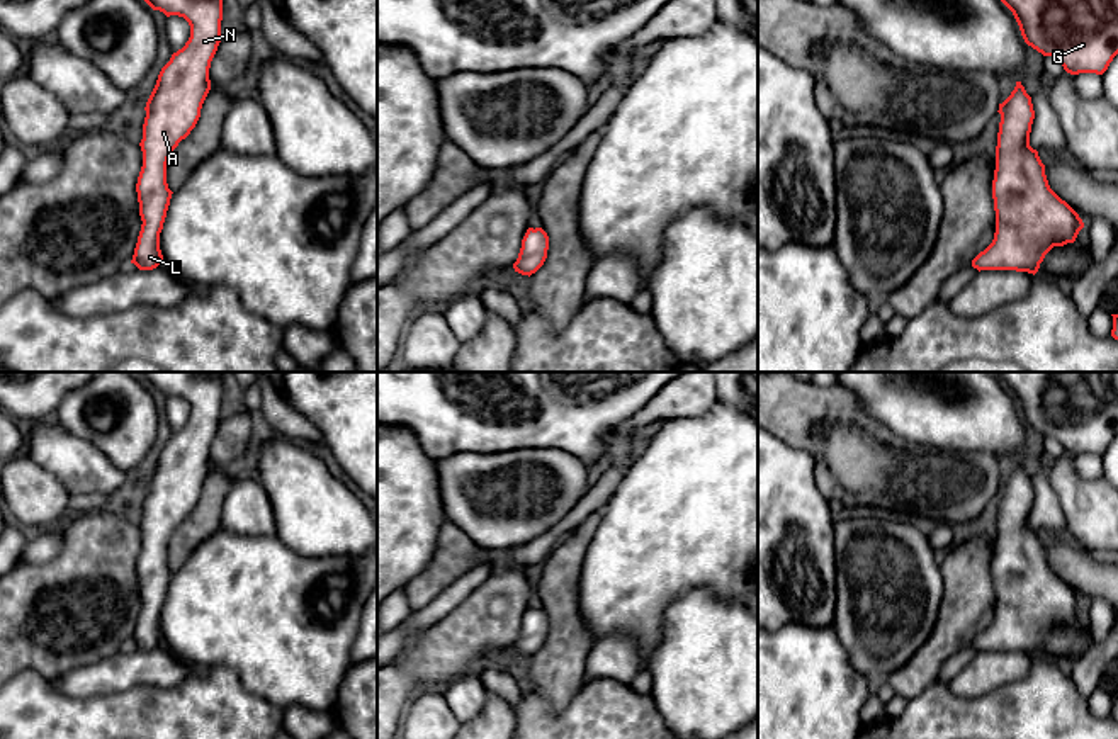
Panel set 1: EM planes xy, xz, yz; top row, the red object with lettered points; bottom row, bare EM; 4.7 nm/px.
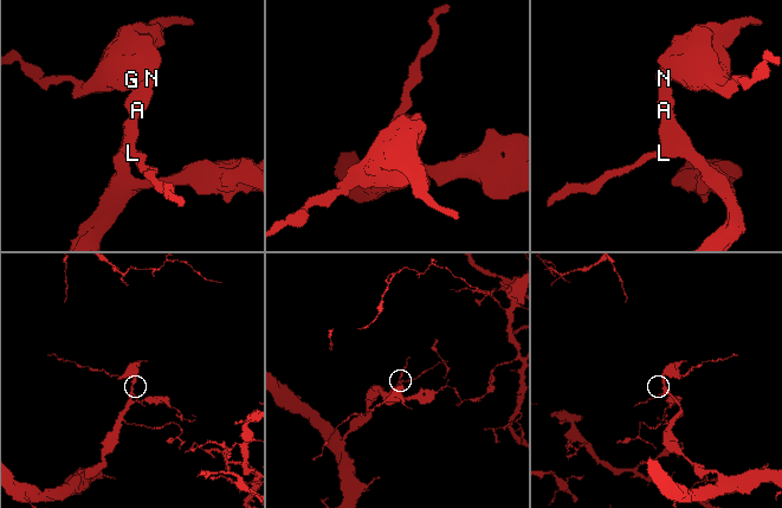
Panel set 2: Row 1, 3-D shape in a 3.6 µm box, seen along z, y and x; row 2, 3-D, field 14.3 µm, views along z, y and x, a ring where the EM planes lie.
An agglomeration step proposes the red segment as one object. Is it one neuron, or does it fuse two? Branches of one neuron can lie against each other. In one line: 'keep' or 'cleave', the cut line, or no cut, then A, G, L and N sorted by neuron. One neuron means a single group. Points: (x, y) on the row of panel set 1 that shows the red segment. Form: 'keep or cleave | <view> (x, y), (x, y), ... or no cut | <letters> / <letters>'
keep | no cut | A G L N

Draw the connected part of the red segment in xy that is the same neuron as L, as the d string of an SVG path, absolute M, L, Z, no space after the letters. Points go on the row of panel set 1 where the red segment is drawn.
M223 0L144 2L167 17L184 17L190 25L189 41L161 68L144 107L143 166L136 183L143 224L131 263L153 270L163 263L160 233L173 194L167 183L167 163L195 127L211 90L209 68L221 42Z

